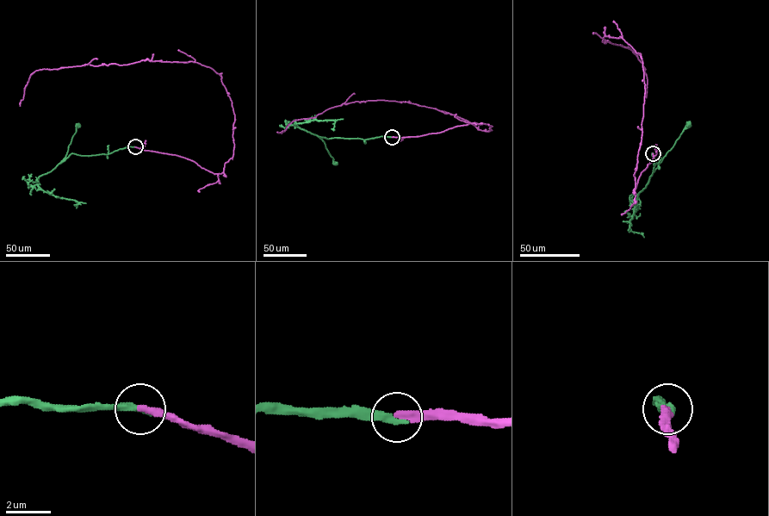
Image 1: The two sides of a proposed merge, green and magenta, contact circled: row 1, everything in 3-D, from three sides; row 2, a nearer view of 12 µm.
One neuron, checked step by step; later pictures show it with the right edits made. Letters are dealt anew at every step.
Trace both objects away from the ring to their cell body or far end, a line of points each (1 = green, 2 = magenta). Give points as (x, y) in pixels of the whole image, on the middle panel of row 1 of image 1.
1: (392, 137), (364, 139), (317, 136), (324, 142), (335, 164)
2: (392, 137), (471, 123), (492, 130), (435, 108), (380, 100), (343, 103), (277, 132)

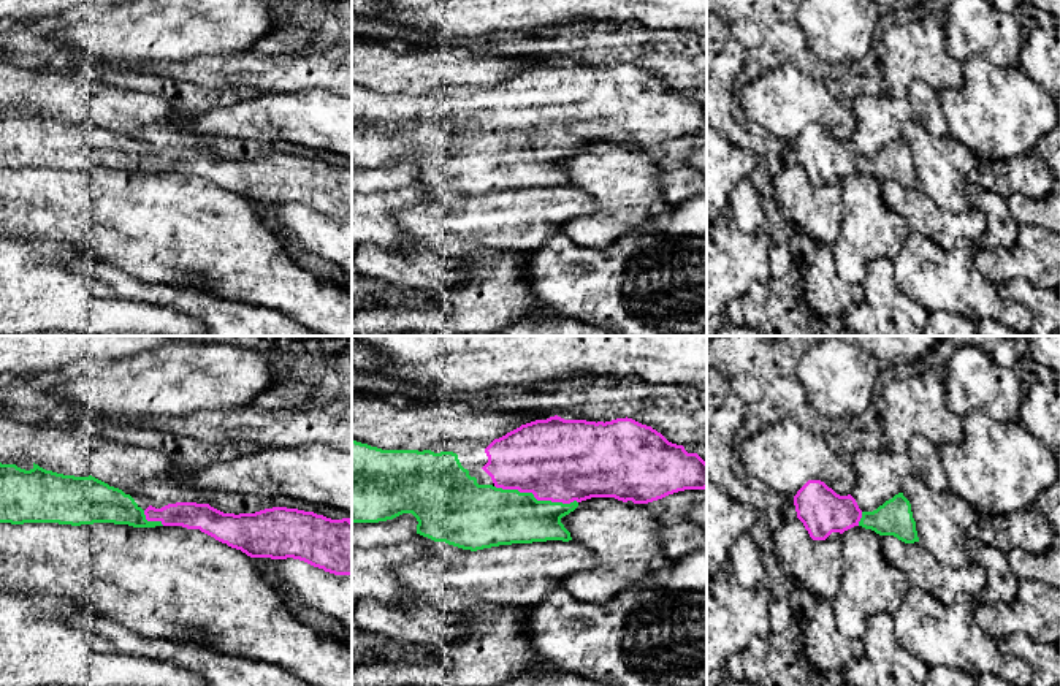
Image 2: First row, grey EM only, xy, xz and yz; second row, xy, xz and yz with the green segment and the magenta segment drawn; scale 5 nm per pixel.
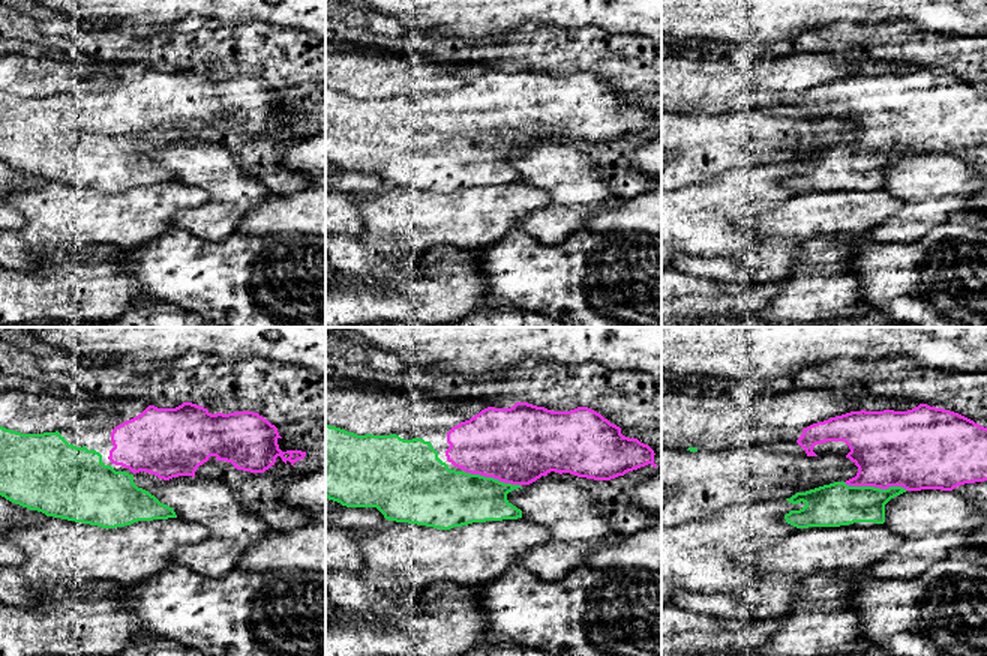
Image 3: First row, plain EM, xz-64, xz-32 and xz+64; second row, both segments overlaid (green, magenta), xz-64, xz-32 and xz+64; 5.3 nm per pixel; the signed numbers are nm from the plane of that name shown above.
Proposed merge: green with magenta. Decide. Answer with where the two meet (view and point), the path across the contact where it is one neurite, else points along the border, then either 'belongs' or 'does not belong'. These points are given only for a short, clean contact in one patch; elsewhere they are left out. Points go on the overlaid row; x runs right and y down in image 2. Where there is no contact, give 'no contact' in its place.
xz (534, 498) | belongs

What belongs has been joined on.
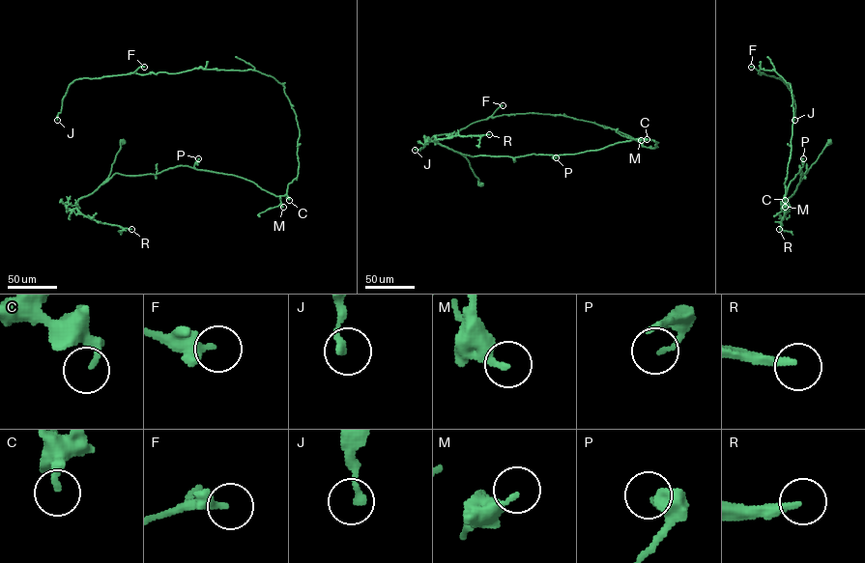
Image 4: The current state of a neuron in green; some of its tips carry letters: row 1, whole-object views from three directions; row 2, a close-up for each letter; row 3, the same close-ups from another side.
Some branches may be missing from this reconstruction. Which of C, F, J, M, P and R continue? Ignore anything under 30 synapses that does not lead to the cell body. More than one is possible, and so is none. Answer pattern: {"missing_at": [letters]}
{"missing_at": ["R"]}

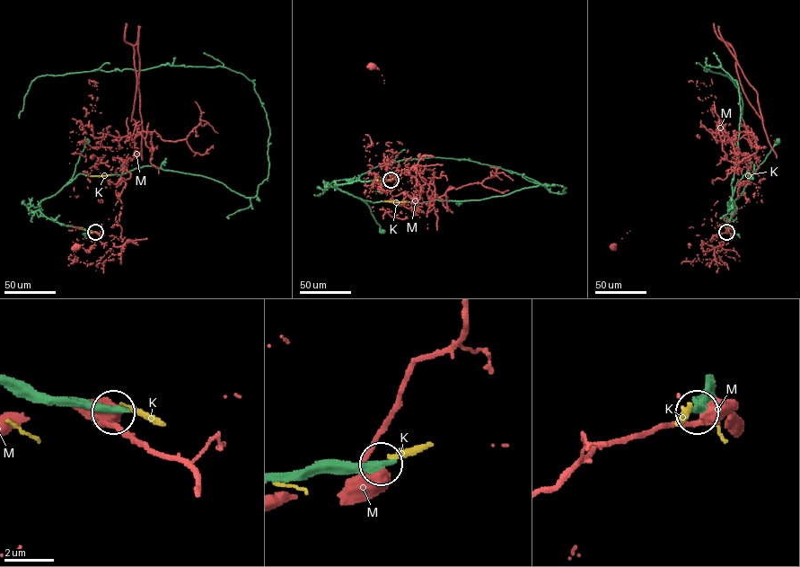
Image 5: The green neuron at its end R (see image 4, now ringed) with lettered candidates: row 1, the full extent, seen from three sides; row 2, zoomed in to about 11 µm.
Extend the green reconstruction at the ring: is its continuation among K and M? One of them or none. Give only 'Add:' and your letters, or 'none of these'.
Add: none of these

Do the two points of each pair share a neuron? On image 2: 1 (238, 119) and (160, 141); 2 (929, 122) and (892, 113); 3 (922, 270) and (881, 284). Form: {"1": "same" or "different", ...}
{"1": "different", "2": "same", "3": "different"}

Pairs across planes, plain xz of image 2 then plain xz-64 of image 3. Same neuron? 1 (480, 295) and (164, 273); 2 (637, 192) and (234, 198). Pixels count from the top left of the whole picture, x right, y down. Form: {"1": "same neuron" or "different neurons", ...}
{"1": "different neurons", "2": "same neuron"}

